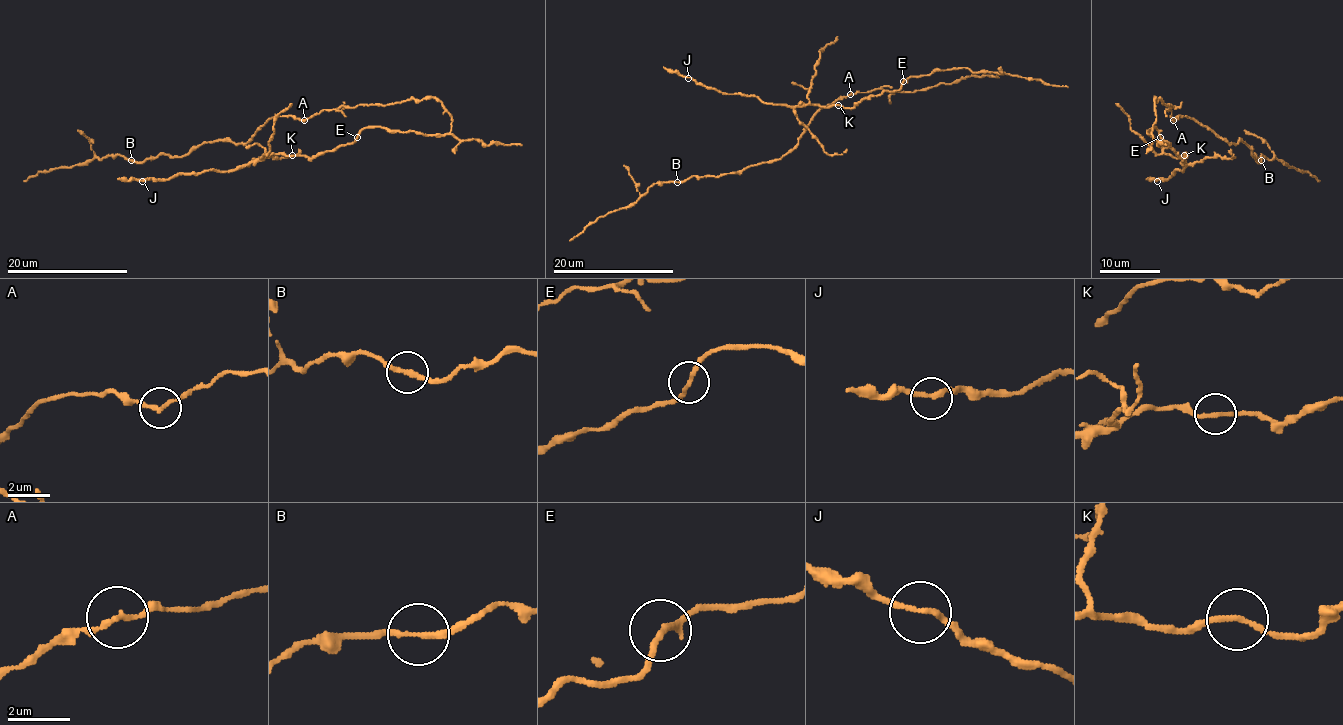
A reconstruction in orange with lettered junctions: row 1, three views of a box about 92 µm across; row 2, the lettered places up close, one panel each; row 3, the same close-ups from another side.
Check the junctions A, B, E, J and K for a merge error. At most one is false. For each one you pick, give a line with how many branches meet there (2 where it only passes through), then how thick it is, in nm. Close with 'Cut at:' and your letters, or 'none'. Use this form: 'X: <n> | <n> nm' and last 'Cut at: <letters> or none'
Cut at: none

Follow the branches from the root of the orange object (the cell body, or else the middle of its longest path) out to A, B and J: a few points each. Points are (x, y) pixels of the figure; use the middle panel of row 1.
A: (942, 84), (912, 93), (874, 88), (850, 94)
B: (942, 84), (912, 93), (874, 88), (838, 97), (815, 114), (798, 143), (777, 159), (677, 182)
J: (942, 84), (997, 73), (933, 70), (851, 108), (764, 103), (688, 78)

